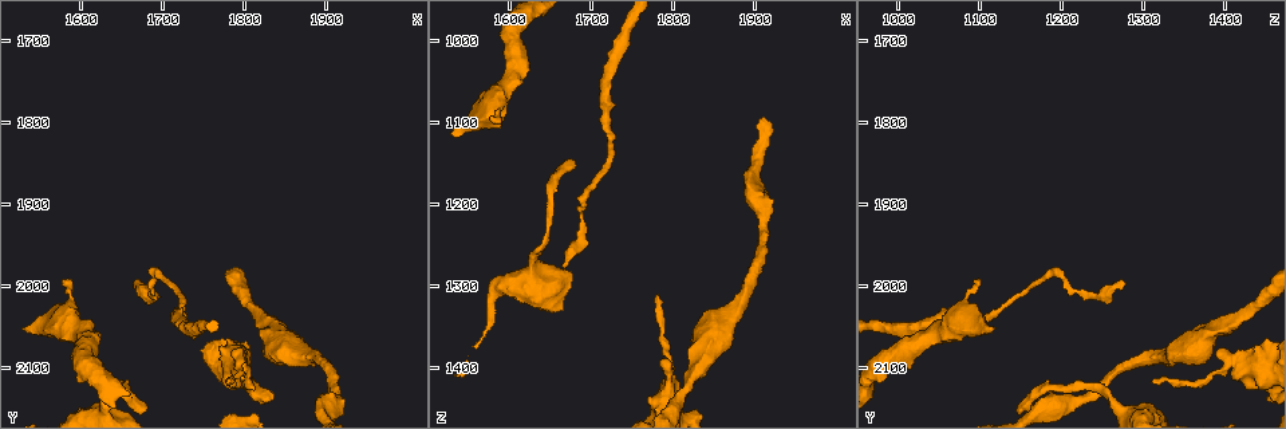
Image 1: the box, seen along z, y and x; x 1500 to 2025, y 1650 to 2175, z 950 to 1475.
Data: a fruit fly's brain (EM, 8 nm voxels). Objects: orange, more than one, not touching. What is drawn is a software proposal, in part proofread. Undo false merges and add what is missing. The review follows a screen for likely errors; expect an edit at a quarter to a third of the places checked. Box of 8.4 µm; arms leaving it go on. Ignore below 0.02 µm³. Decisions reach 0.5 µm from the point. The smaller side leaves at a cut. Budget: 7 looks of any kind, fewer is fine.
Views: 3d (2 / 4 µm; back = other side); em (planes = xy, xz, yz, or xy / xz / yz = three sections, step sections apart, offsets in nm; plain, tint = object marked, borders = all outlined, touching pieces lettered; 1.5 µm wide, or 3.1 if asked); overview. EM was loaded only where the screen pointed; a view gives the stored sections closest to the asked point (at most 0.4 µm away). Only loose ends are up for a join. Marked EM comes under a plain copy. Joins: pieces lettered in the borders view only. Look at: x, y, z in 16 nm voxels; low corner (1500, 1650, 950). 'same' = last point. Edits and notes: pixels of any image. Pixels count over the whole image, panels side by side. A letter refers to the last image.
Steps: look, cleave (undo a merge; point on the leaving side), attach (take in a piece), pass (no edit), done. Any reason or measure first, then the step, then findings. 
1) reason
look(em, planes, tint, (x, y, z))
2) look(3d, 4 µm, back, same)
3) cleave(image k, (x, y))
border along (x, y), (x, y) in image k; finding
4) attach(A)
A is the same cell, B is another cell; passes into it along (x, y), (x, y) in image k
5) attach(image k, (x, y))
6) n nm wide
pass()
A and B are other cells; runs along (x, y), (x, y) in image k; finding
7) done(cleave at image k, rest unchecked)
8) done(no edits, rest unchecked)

calibre changes
look(em, planes, borders, (1795, 2100, 1420))

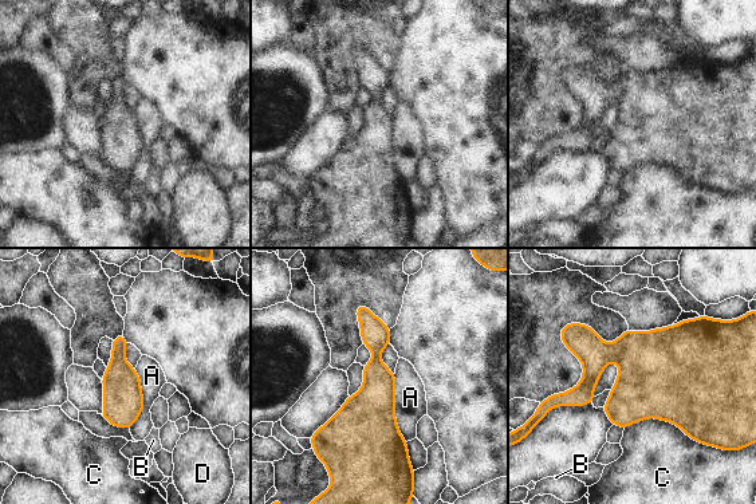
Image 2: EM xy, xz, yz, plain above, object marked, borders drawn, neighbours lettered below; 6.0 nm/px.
240 nm wide
pass()
A, B, C and D are other cells; border along (394, 373), (394, 417), (406, 441) in image 2; one cell here

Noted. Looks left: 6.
thin end
look(3d, 2 µm, (1785, 2115, 1310))

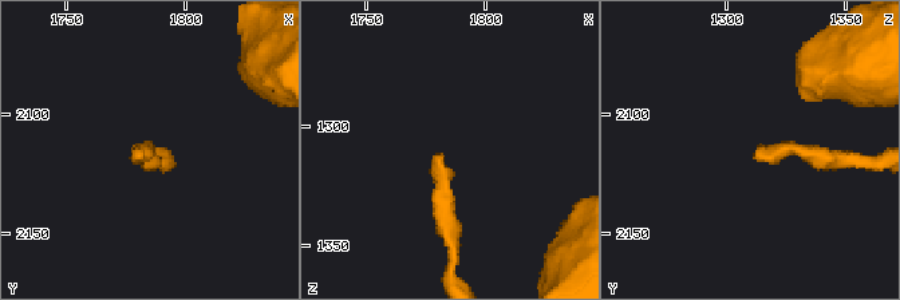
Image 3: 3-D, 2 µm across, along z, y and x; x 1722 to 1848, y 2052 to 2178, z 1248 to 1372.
shape alone is not enough
look(em, planes, borders, (1780, 2120, 1312))

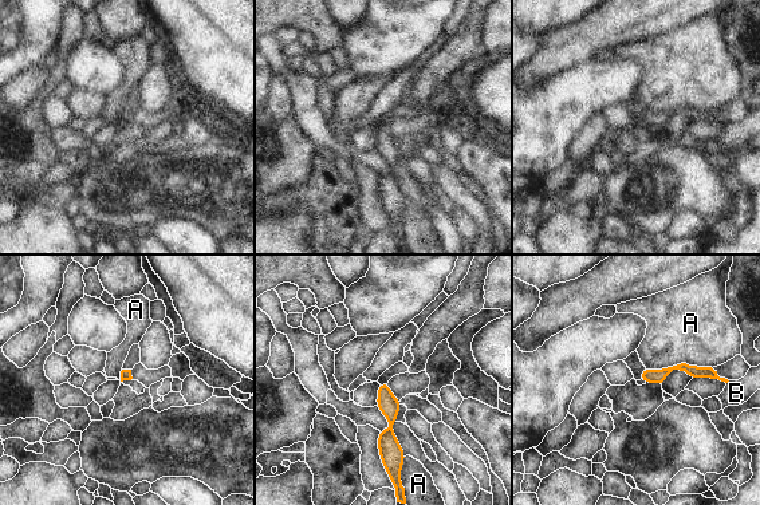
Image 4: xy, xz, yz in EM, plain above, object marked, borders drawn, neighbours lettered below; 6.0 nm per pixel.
pass()
A and B are other cells; no lettered piece goes on from it

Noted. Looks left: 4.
narrows sharply
look(em, planes, borders, (1685, 2005, 1220))

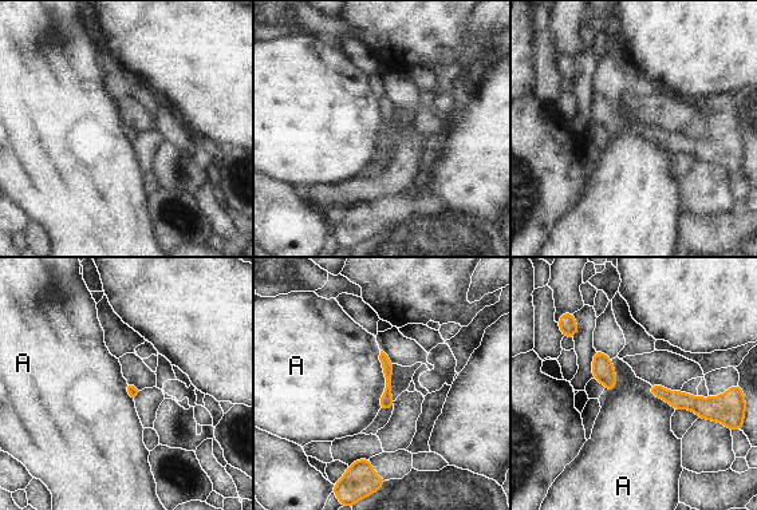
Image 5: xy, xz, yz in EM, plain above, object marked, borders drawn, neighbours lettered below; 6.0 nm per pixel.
60 nm wide
pass()
A is another cell; runs along (653, 387), (678, 400), (718, 400) in image 5; all the same cell

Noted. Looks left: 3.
done(no edits, rest unchecked)

